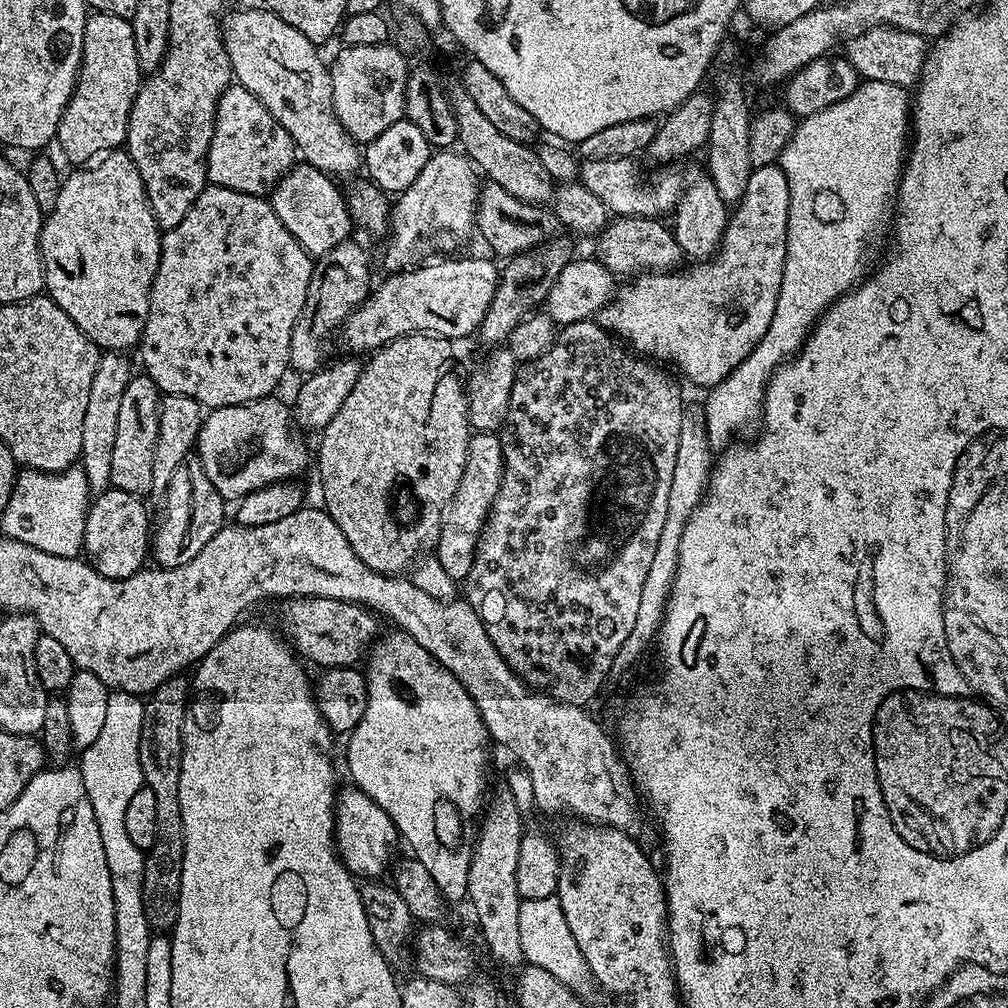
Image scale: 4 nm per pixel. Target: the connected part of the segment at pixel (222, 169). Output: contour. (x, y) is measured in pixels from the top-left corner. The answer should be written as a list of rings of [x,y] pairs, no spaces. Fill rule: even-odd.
[[[231,83],[216,103],[214,134],[210,138],[208,151],[208,184],[217,184],[242,194],[267,197],[276,183],[297,163],[298,149],[288,131],[280,125],[246,90],[238,83]]]

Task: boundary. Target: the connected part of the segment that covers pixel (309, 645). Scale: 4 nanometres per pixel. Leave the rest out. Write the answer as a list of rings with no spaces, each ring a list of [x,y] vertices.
[[[317,596],[288,598],[281,604],[284,605],[280,608],[279,631],[290,641],[297,657],[303,658],[309,665],[321,664],[324,670],[359,665],[377,639],[377,613],[362,604]]]

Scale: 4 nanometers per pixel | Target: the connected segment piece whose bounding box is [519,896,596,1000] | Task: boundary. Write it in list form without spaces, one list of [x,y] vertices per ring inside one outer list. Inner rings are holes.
[[[555,896],[523,900],[519,908],[519,941],[528,964],[549,971],[579,998],[586,1000],[596,990],[596,983],[582,952],[563,917],[561,903]]]

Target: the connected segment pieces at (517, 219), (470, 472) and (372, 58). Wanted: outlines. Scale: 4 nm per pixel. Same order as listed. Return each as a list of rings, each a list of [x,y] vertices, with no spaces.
[[[491,182],[481,187],[476,201],[475,231],[503,258],[517,256],[520,252],[528,252],[539,244],[552,239],[558,232],[558,221],[555,211],[544,206],[527,204],[504,190],[502,186]]]
[[[495,432],[475,433],[468,441],[468,458],[462,482],[448,506],[444,525],[440,528],[440,537],[434,549],[436,561],[444,567],[446,574],[450,574],[450,578],[458,582],[467,581],[470,566],[474,566],[476,547],[503,477],[504,455],[499,435]]]
[[[395,43],[378,46],[341,47],[336,61],[331,61],[334,86],[334,110],[353,140],[368,145],[382,130],[405,119],[406,82],[410,71],[409,57]]]

